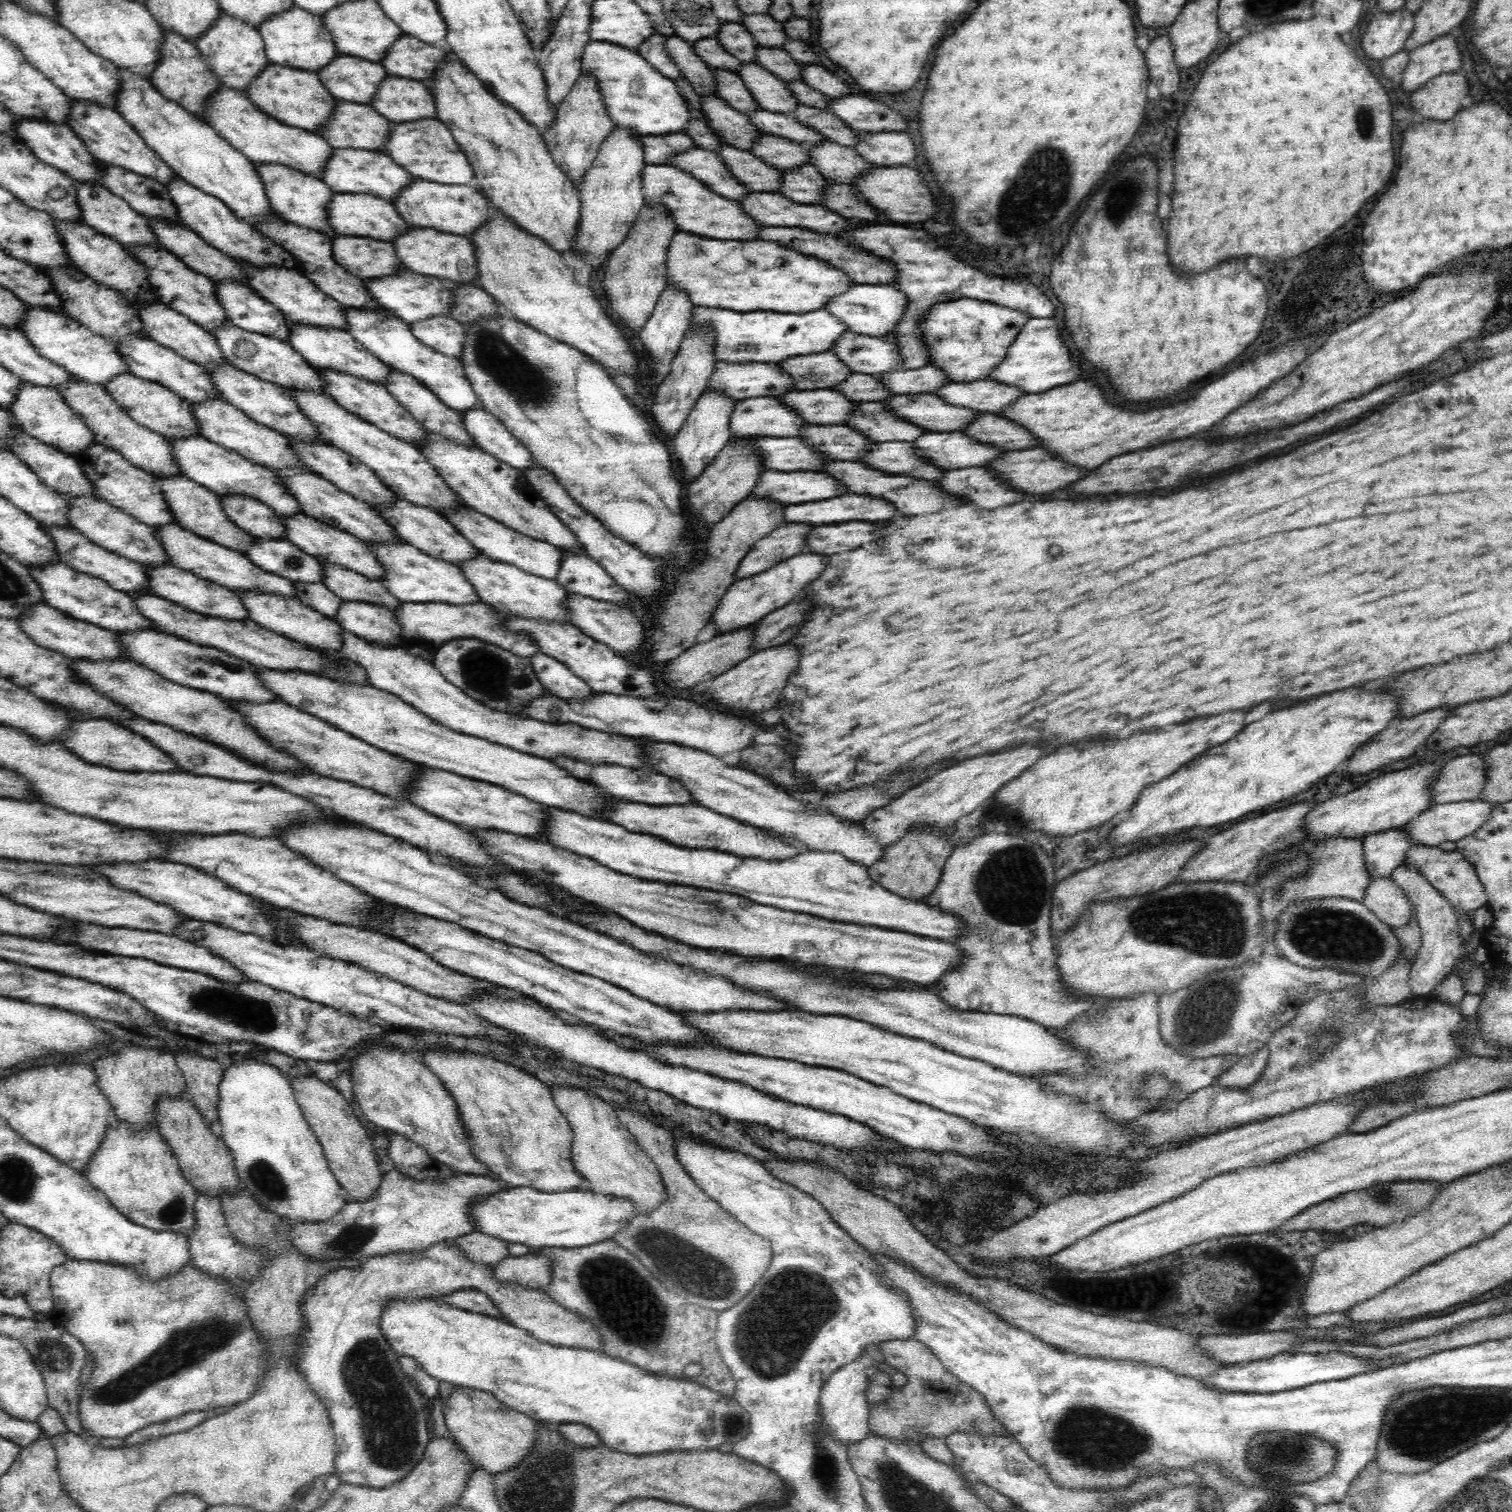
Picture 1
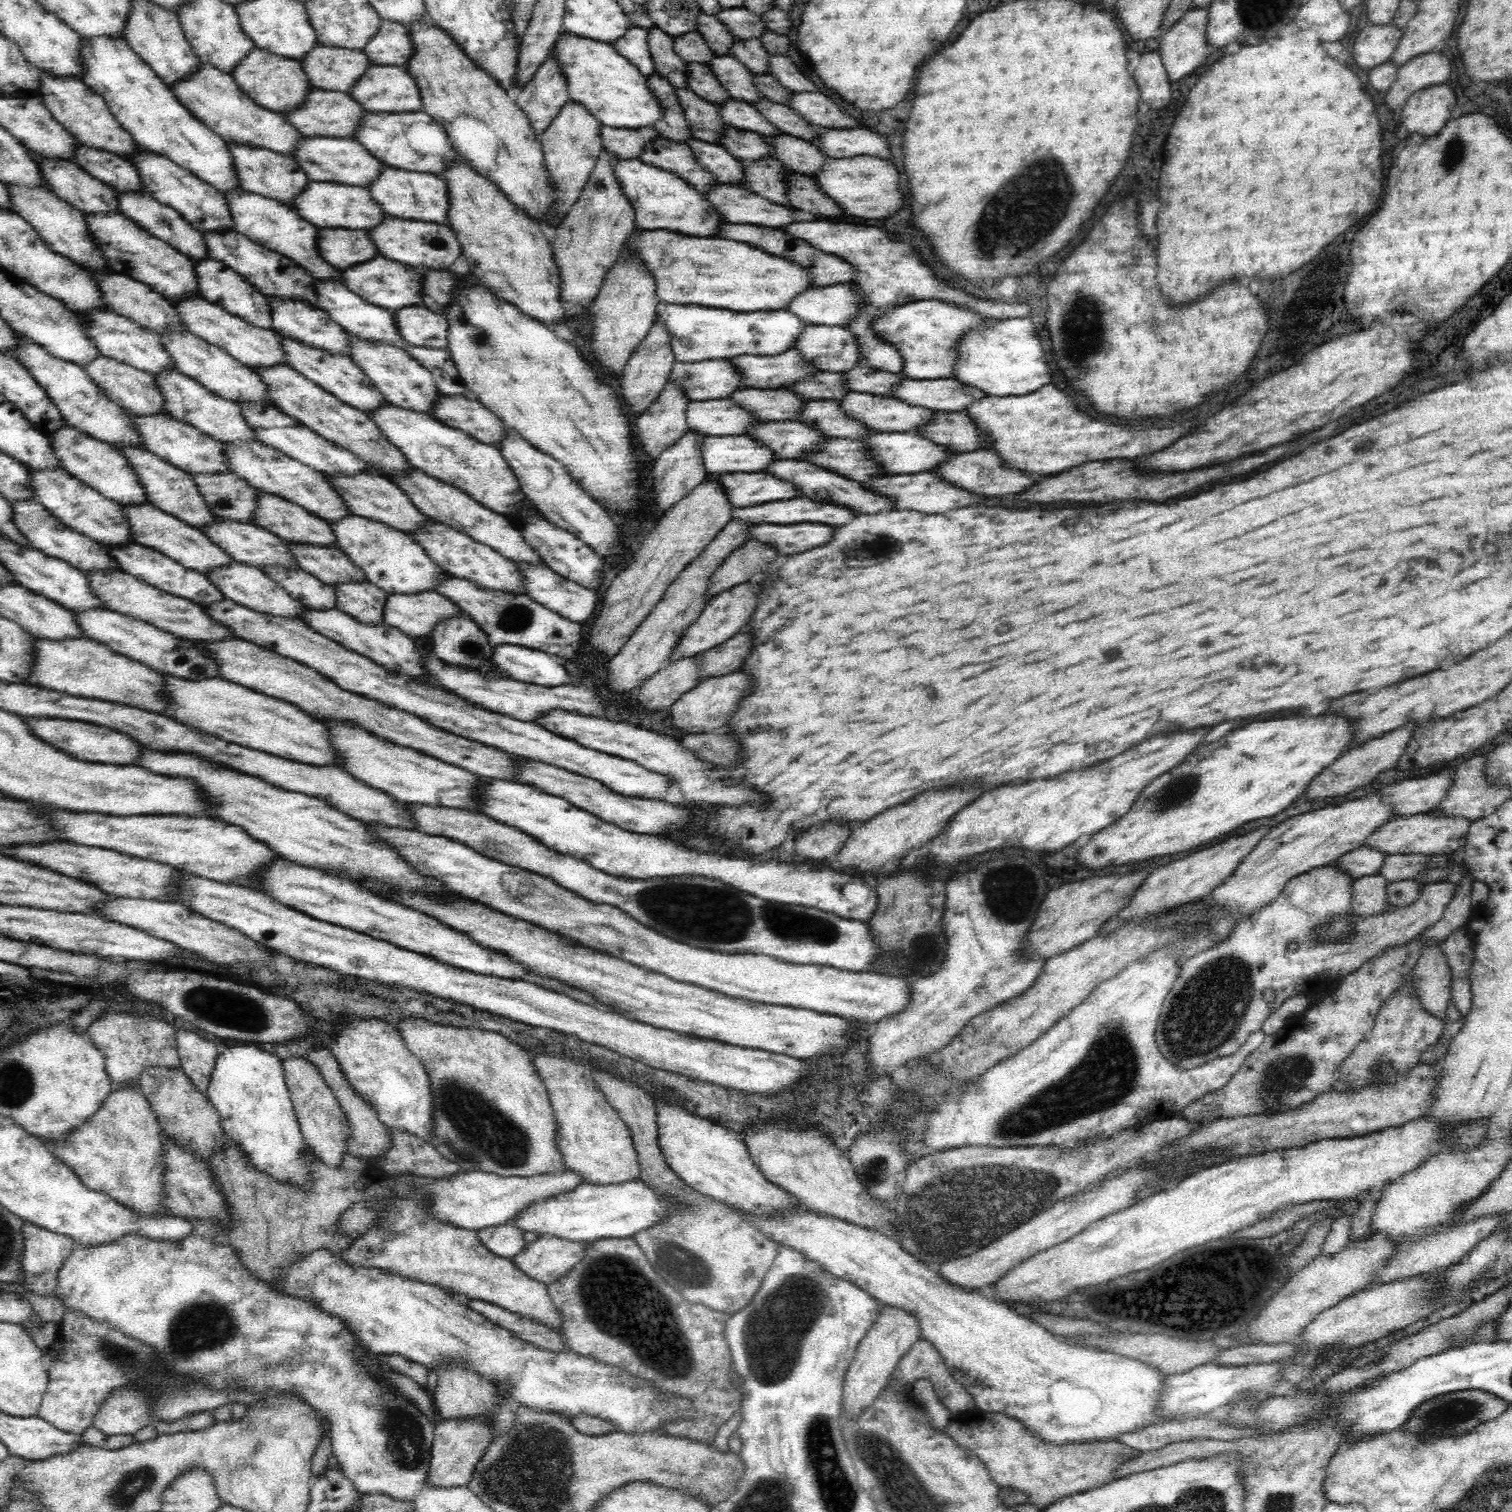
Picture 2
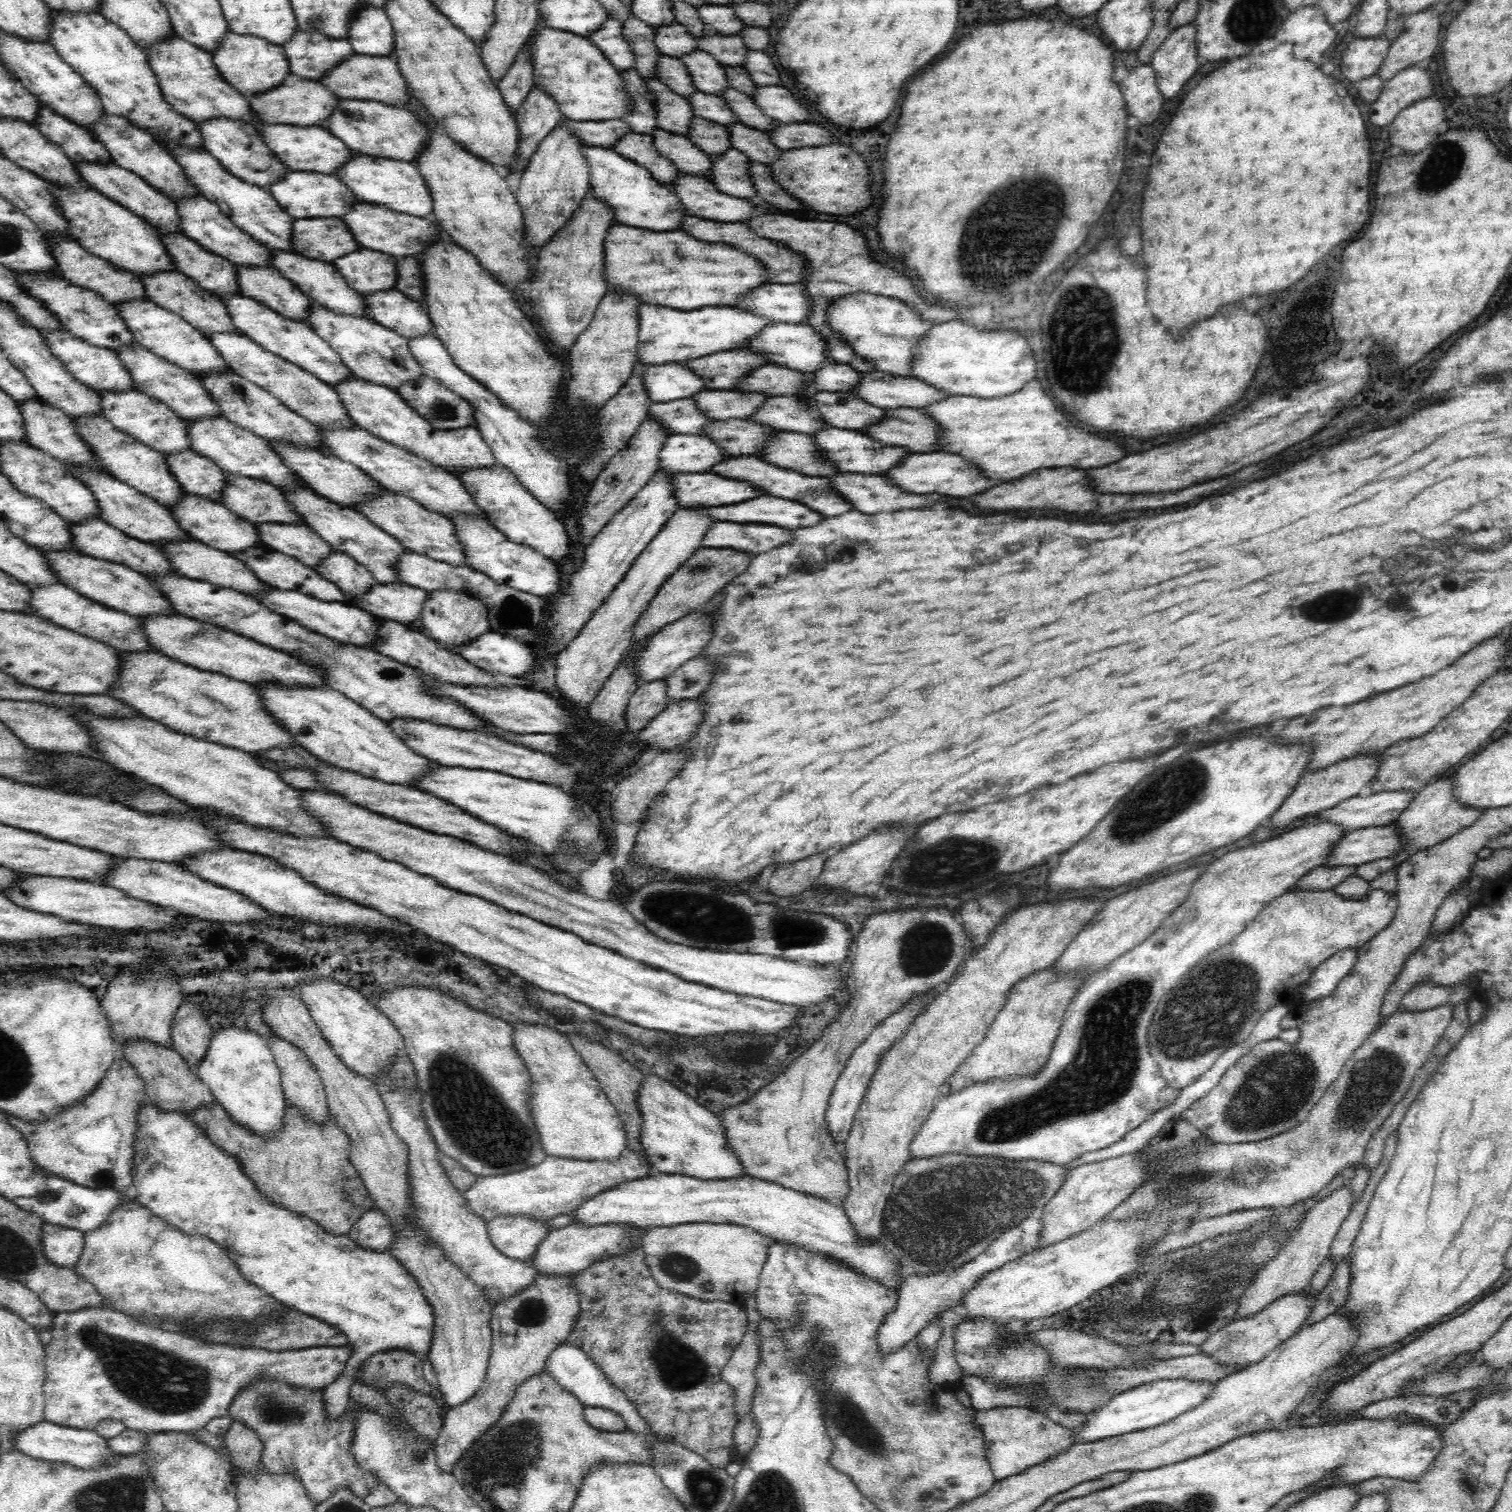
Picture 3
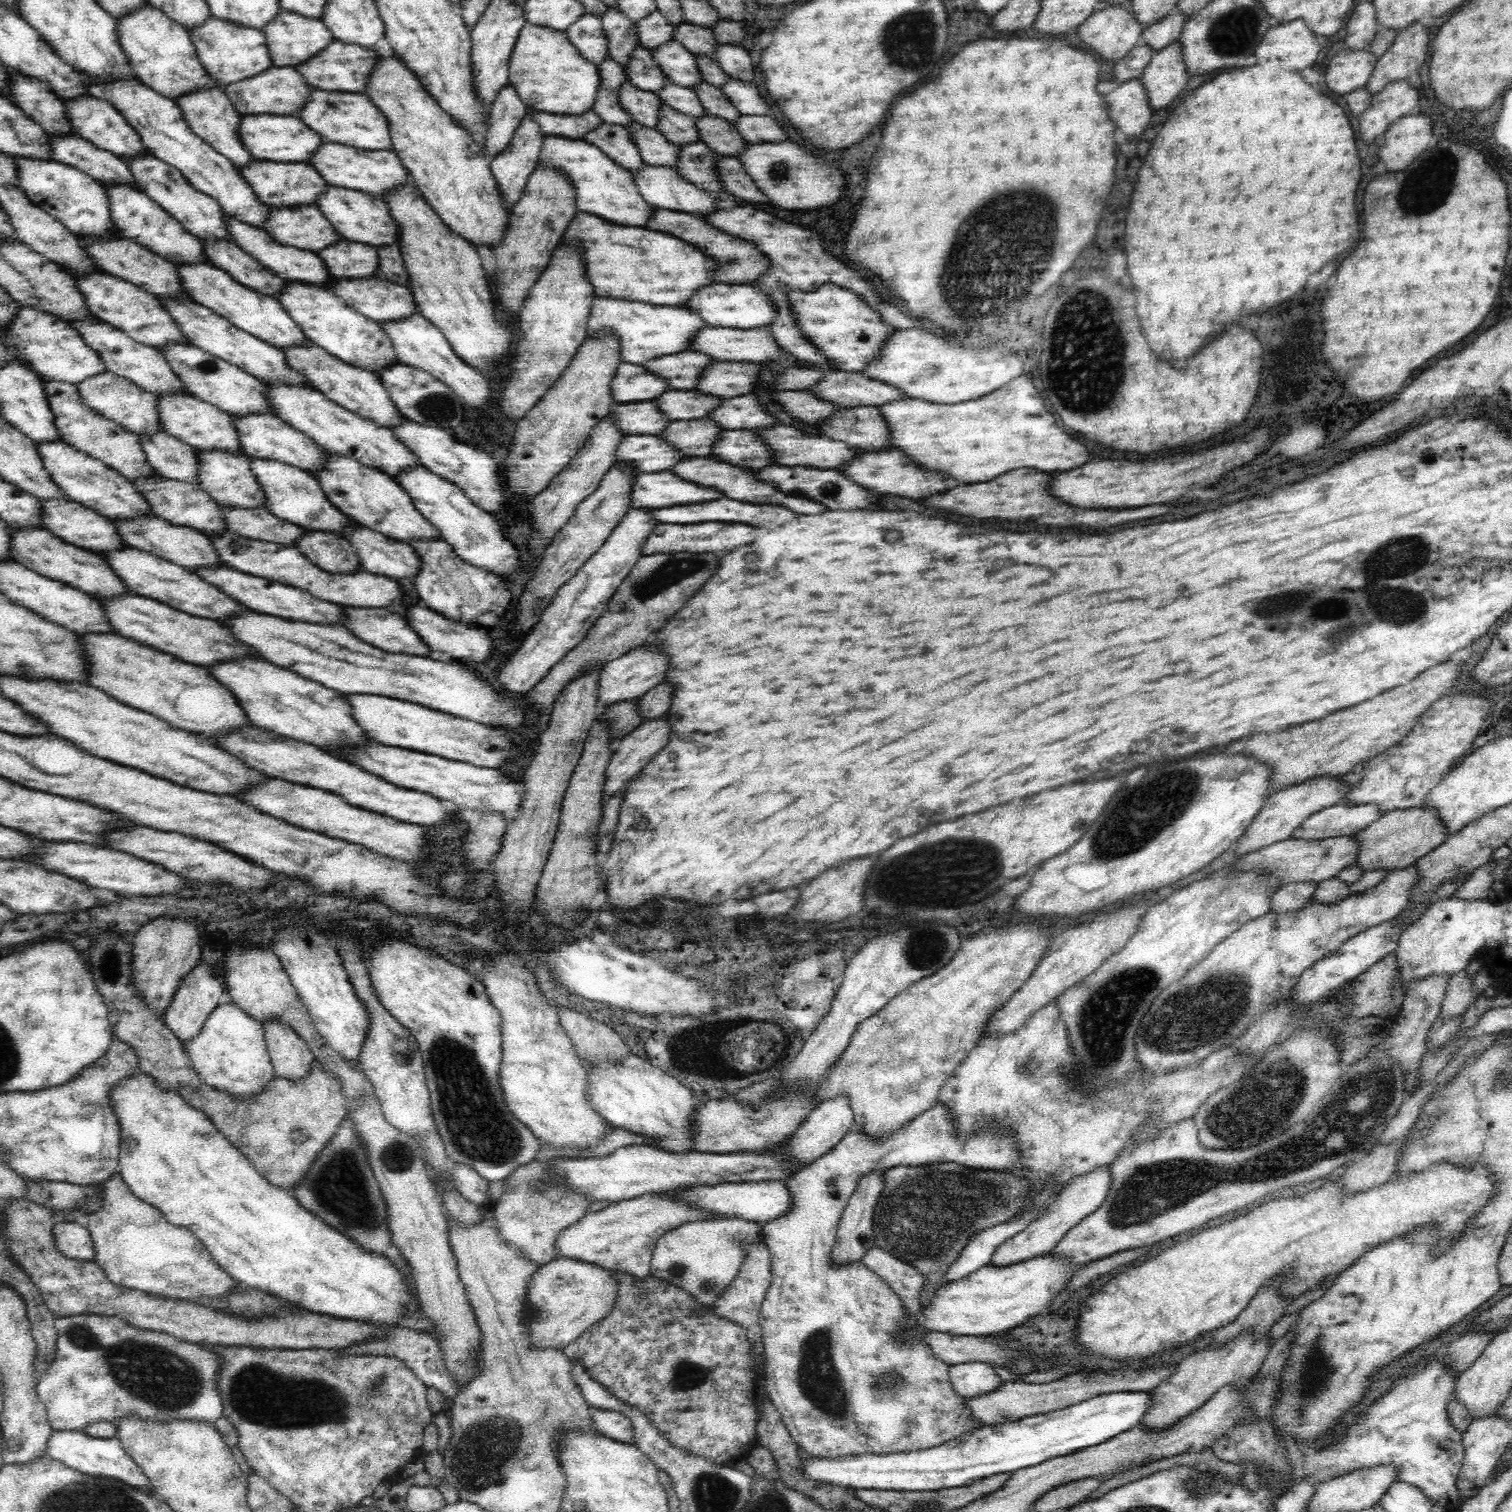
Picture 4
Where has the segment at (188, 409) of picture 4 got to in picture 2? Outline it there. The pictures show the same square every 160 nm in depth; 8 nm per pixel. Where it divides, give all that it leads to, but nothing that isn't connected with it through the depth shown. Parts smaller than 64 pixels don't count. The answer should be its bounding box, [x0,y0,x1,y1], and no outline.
[220,441,354,523]

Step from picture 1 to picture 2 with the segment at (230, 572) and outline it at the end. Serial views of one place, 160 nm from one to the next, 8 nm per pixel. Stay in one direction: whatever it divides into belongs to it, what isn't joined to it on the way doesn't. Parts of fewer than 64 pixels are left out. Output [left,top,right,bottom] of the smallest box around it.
[122,503,234,574]

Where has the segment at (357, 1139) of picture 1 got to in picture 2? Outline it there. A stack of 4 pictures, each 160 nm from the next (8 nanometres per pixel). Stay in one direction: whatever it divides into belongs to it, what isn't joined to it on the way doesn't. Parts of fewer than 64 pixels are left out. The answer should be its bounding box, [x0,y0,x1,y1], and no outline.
[283,1057,350,1166]

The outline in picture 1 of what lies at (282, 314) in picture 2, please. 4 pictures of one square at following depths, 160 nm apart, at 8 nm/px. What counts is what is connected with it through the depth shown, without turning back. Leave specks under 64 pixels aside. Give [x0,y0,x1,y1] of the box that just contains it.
[289,325,391,385]

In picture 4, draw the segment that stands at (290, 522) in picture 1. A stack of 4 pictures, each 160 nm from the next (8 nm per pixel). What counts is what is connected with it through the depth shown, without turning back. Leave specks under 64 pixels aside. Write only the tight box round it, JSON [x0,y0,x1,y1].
[195,449,266,509]

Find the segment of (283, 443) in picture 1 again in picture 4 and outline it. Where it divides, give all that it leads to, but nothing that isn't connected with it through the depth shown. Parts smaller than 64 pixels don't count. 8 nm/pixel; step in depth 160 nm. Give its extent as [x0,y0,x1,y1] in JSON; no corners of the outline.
[70,317,188,396]

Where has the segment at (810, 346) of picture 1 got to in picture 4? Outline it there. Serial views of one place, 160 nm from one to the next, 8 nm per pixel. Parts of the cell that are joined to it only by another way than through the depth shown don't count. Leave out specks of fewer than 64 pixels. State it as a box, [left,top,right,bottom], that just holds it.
[587,297,712,365]

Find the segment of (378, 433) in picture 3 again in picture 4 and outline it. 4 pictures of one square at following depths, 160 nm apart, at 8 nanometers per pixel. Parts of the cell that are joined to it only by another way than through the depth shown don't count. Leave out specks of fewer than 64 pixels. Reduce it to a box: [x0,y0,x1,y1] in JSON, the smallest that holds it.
[282,340,409,430]

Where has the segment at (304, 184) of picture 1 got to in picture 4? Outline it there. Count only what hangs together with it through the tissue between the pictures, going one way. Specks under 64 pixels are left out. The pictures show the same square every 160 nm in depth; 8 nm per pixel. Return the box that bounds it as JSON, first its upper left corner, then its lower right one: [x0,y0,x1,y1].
[174,85,256,169]

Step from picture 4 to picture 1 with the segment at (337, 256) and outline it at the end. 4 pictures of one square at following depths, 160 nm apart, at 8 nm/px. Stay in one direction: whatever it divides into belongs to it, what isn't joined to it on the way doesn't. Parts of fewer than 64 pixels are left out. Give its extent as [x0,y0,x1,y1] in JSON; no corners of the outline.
[364,269,456,325]

